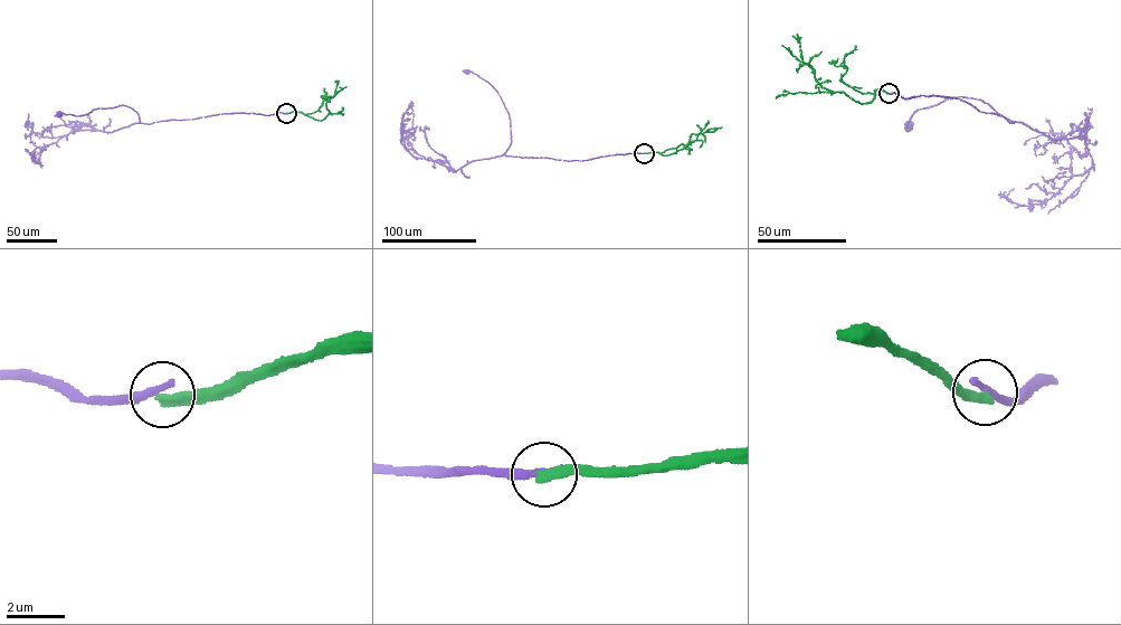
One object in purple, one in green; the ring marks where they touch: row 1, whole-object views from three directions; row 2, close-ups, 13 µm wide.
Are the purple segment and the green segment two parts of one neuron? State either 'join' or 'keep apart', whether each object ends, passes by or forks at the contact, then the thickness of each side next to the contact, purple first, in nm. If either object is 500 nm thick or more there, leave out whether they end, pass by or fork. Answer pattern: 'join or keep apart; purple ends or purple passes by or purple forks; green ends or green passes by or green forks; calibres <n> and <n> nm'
keep apart; purple ends; green ends; calibres 280 and 360 nm

